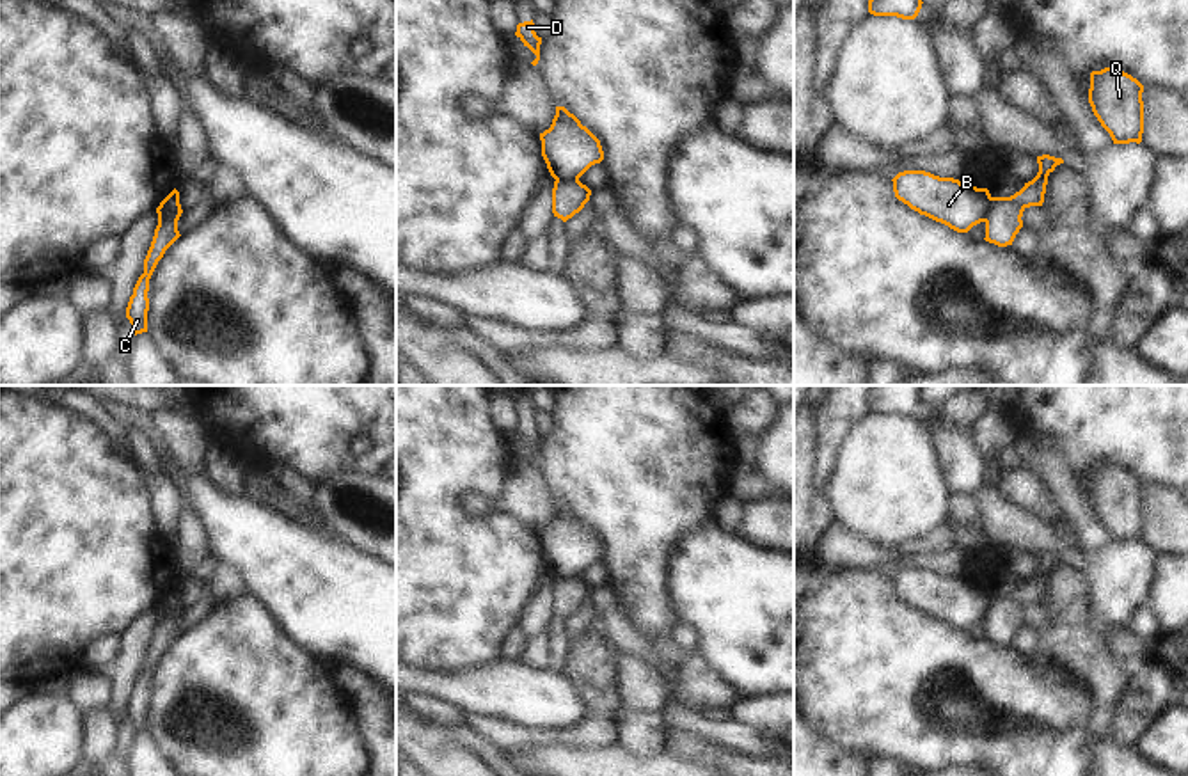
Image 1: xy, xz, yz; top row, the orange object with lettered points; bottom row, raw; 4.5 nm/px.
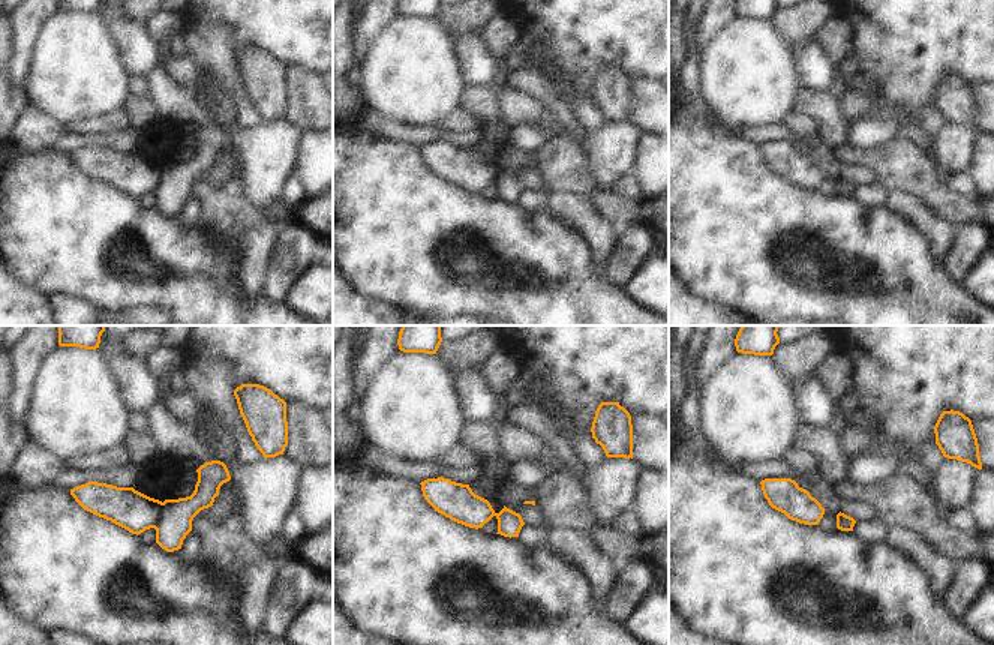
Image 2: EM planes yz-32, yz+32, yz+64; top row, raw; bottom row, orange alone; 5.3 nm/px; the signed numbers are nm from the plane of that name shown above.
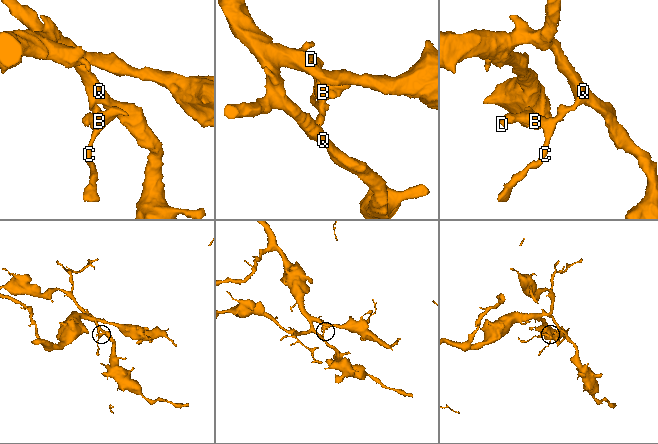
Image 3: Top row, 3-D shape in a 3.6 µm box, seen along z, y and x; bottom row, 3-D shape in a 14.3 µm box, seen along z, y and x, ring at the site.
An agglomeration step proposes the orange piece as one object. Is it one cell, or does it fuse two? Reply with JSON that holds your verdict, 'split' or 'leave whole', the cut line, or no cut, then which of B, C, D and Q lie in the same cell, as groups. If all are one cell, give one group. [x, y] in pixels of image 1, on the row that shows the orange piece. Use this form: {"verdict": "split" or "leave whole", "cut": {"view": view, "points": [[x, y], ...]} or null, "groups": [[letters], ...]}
{"verdict": "split", "cut": {"view": "yz", "points": [[991, 197], [982, 221]]}, "groups": [["B", "D"], ["C", "Q"]]}

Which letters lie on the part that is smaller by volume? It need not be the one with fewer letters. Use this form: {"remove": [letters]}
{"remove": ["B", "D"]}

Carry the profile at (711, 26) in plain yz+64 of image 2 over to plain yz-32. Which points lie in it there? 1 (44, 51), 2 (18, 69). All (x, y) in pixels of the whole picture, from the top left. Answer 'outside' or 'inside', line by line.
1: outside
2: inside

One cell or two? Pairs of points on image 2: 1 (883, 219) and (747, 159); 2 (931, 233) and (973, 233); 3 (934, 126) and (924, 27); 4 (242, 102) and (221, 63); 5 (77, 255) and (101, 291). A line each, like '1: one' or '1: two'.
1: one
2: two
3: two
4: one
5: one

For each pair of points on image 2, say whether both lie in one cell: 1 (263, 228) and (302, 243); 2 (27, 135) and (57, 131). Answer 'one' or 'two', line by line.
1: two
2: one

